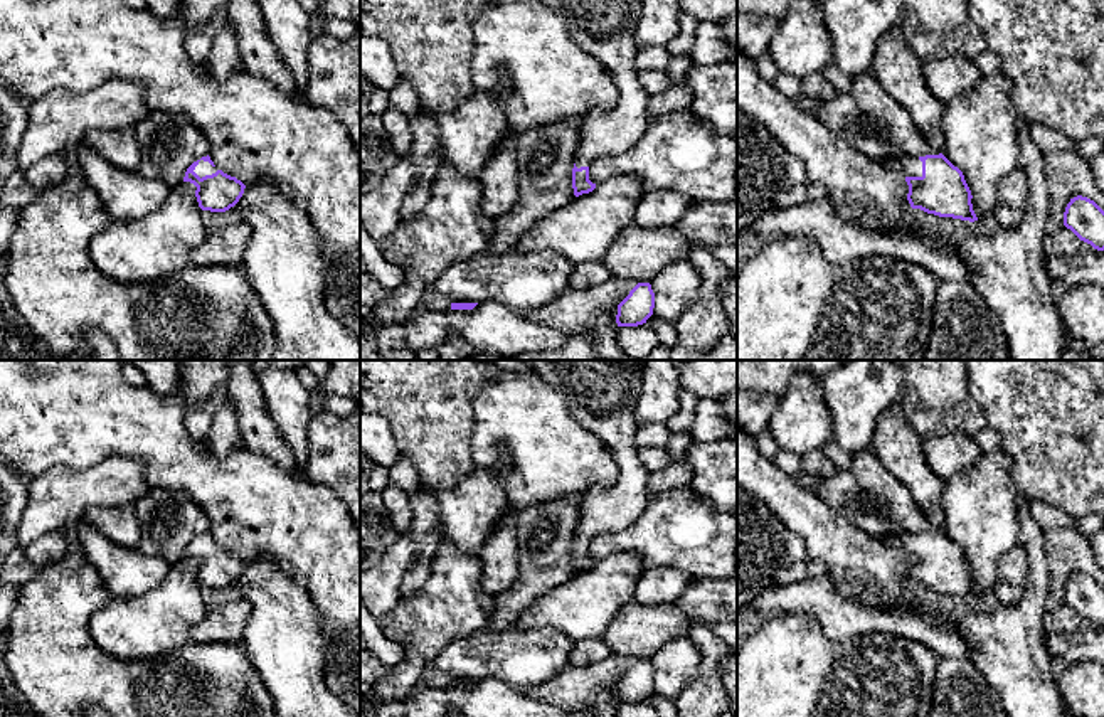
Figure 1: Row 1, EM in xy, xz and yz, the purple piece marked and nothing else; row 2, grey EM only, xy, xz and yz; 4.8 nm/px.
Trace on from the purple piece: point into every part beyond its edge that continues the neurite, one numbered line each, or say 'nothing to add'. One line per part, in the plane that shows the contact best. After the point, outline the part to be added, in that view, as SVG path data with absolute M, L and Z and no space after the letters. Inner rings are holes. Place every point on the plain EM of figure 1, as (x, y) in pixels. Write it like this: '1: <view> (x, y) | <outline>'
1: xy (202, 546) | M200 537L194 549L202 555L205 552L215 550L217 545L212 544L209 539Z

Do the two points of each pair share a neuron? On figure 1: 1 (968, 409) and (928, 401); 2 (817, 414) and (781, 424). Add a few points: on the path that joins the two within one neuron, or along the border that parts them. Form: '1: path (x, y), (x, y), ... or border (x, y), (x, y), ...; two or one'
1: path (958, 409), (951, 409), (938, 401); one
2: path (808, 414), (798, 424), (790, 424); one

